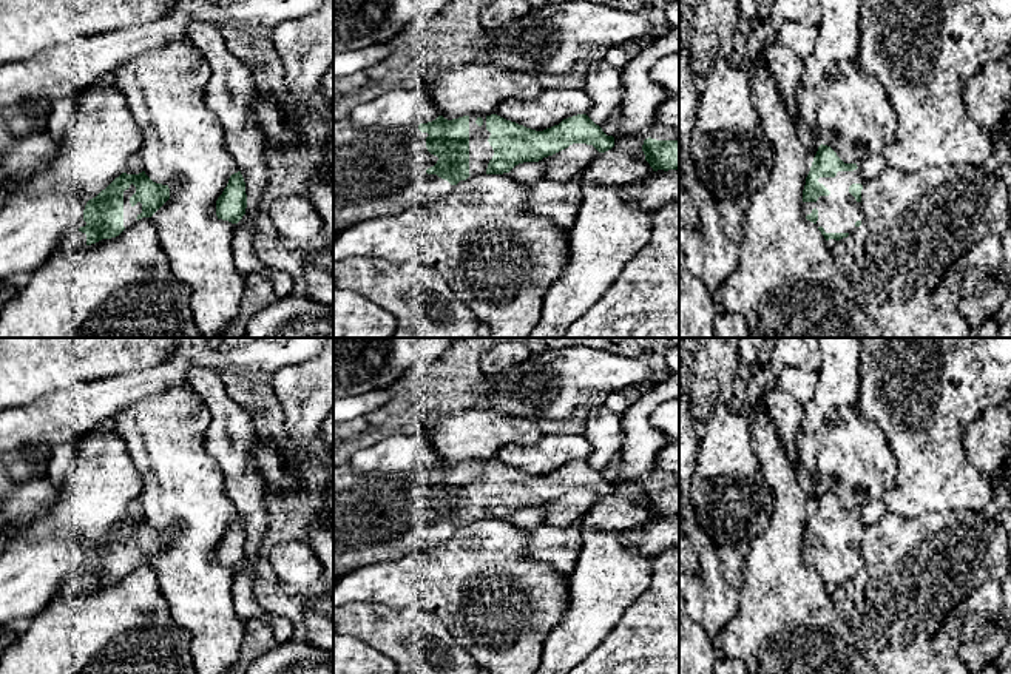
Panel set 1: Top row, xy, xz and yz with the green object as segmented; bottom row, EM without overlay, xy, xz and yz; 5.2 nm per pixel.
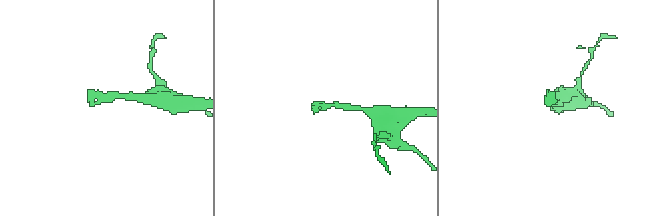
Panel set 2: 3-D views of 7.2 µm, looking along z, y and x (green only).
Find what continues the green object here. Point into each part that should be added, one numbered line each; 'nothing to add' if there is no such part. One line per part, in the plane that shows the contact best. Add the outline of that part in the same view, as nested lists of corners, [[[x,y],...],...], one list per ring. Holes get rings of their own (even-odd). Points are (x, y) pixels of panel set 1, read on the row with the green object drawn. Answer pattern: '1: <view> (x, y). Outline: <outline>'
1: xy (130, 213). Outline: [[[131,184],[123,191],[123,227],[130,228],[137,222],[137,216],[142,213],[142,204],[137,202],[134,207],[130,204],[130,197],[136,193],[136,187]]]

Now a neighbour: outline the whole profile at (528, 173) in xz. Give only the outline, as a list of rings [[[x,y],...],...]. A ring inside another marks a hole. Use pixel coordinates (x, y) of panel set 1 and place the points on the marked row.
[[[542,160],[539,162],[523,162],[523,163],[519,163],[516,165],[509,174],[519,180],[519,182],[523,182],[523,184],[534,184],[540,179],[543,179],[543,174],[545,174],[545,165]]]

